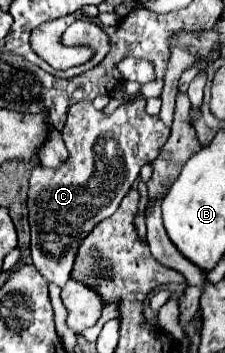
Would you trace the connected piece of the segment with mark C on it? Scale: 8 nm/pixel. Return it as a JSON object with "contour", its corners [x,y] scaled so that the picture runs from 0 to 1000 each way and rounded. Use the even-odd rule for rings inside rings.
{"contour":[[[644,280],[520,303],[493,326],[431,314],[413,292],[360,286],[307,303],[280,399],[307,445],[253,479],[156,467],[129,507],[120,586],[138,637],[138,734],[164,768],[227,802],[280,813],[307,796],[333,717],[387,660],[493,615],[644,462],[716,433],[760,365],[644,320]]]}

